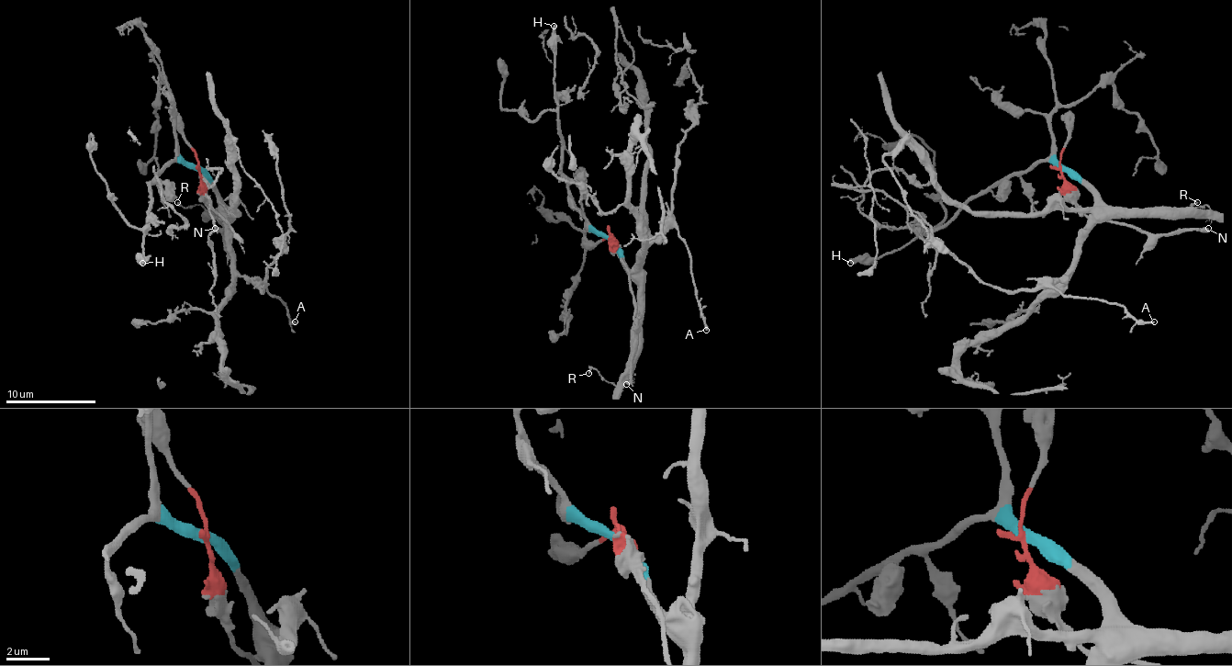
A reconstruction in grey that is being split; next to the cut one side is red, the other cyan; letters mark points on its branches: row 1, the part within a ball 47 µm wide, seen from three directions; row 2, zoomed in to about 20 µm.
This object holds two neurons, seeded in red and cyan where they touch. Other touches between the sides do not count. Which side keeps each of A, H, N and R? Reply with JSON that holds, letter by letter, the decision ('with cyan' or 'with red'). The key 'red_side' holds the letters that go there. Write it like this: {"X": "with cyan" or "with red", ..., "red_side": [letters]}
{"A": "with cyan", "H": "with cyan", "N": "with red", "R": "with cyan", "red_side": ["N"]}

